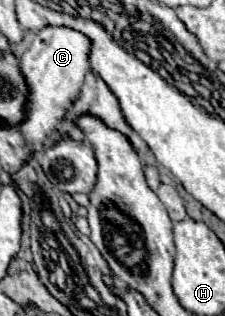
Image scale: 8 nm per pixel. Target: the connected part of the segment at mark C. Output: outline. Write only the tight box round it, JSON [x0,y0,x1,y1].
[18,26,90,150]

